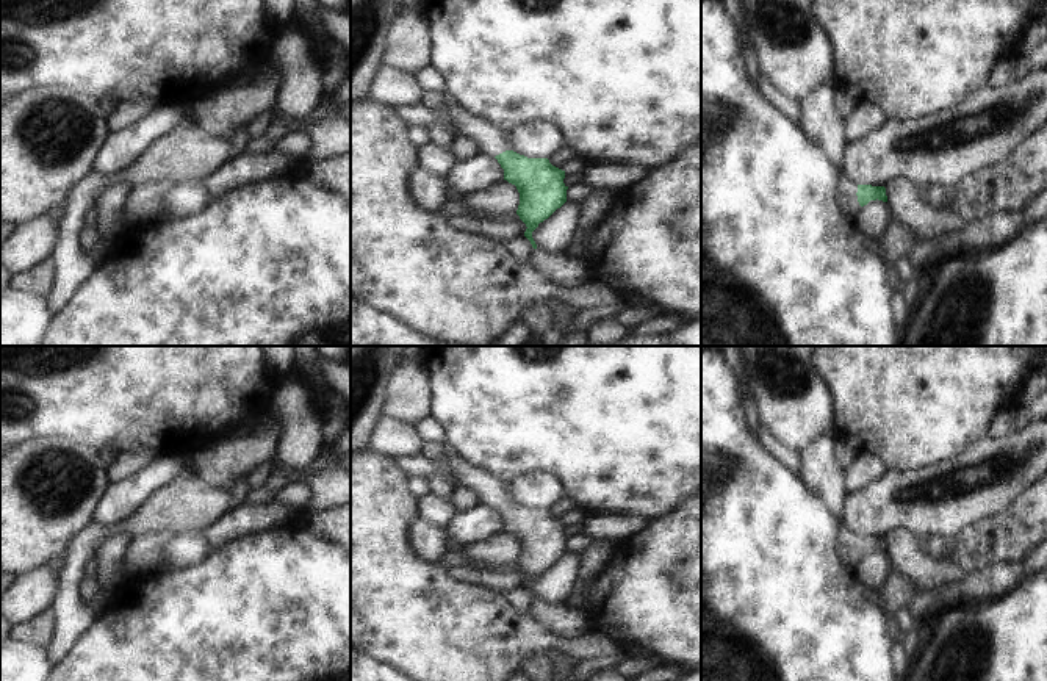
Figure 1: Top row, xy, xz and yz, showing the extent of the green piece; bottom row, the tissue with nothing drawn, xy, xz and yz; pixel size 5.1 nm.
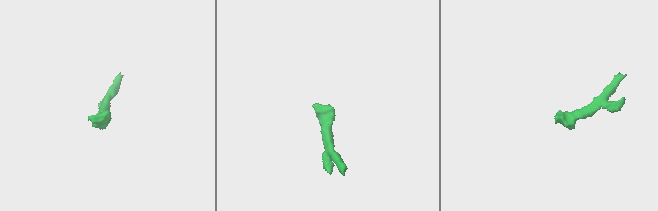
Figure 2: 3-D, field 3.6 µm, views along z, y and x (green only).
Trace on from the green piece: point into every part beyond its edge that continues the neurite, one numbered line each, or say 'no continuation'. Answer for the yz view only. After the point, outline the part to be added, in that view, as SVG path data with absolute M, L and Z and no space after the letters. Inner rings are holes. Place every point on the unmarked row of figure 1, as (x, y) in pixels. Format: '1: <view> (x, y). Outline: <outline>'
1: yz (847, 550). Outline: M840 524L837 535L837 556L842 559L844 565L856 568L861 562L858 553L858 534Z

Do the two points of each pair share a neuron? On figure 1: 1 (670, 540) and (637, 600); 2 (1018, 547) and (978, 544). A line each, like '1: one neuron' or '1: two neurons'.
1: one neuron
2: one neuron

